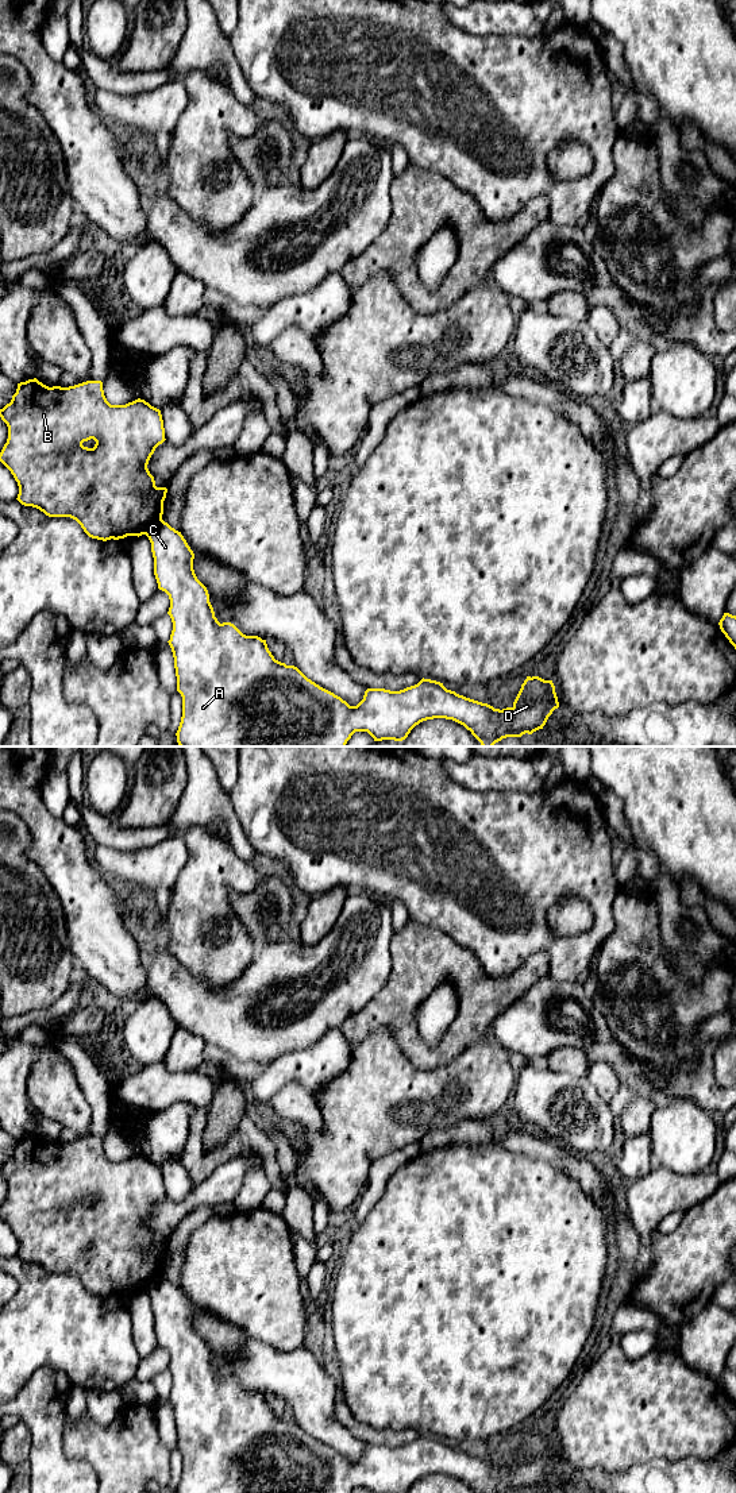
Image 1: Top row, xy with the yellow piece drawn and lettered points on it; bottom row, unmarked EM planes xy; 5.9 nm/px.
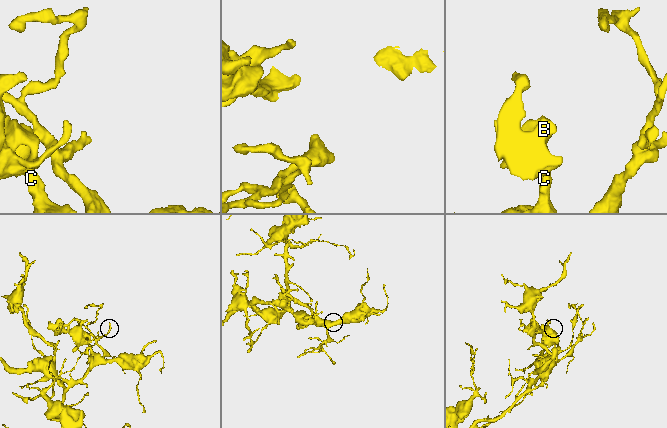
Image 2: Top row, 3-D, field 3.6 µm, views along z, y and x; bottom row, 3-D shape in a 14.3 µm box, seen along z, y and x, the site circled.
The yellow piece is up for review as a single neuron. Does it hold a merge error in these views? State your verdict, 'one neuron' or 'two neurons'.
two neurons

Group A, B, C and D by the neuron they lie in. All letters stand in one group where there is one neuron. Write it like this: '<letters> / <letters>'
A C D / B

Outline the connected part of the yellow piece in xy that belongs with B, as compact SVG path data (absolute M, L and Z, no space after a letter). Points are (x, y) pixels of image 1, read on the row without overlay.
M34 1134L18 1139L11 1158L0 1165L0 1173L8 1183L0 1218L18 1238L16 1255L22 1261L36 1264L49 1273L70 1273L89 1293L103 1297L139 1293L162 1276L167 1245L155 1242L147 1220L155 1204L166 1196L165 1184L161 1166L144 1156L111 1161L104 1151L101 1137L49 1143Z

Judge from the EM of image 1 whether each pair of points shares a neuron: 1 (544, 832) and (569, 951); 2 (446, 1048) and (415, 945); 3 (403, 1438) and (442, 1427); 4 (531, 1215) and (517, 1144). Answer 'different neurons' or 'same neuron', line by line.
1: same neuron
2: same neuron
3: different neurons
4: different neurons

